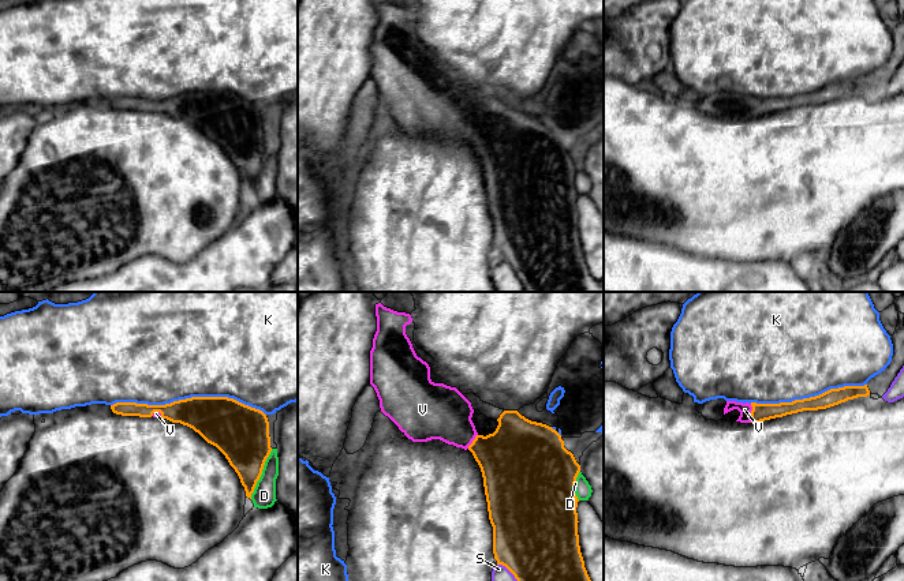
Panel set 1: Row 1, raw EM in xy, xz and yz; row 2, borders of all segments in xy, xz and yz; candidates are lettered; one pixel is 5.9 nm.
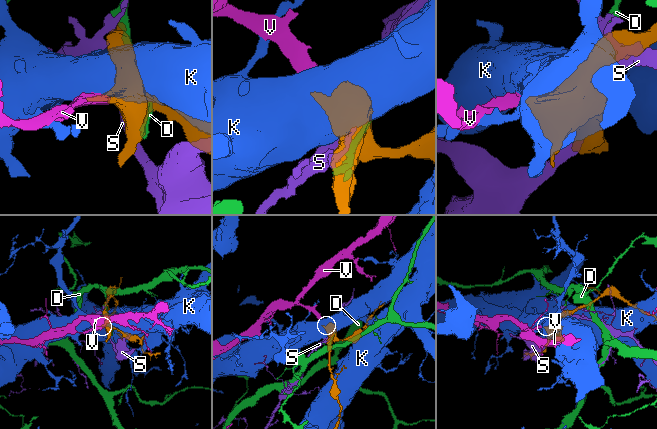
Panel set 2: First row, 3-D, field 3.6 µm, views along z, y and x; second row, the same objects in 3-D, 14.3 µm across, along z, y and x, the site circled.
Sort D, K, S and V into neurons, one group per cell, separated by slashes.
D / K / S / V

